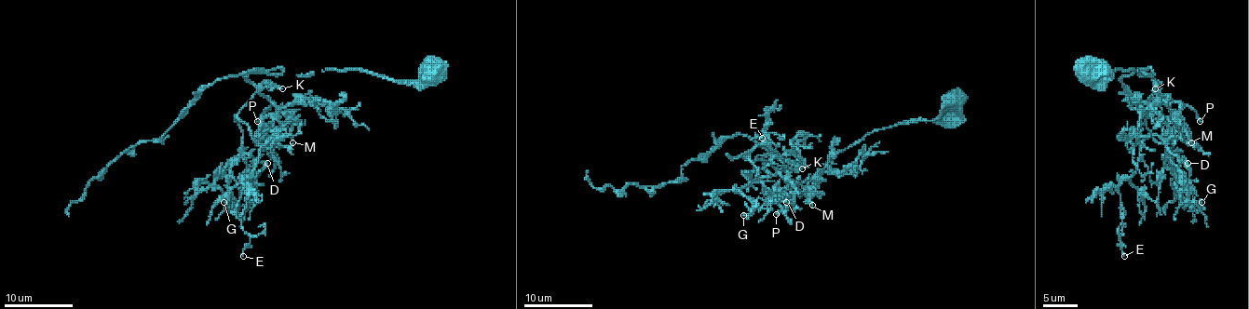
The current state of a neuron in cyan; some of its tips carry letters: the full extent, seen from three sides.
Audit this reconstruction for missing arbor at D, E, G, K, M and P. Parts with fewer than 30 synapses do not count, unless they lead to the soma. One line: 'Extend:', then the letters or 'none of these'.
Extend: K, P

